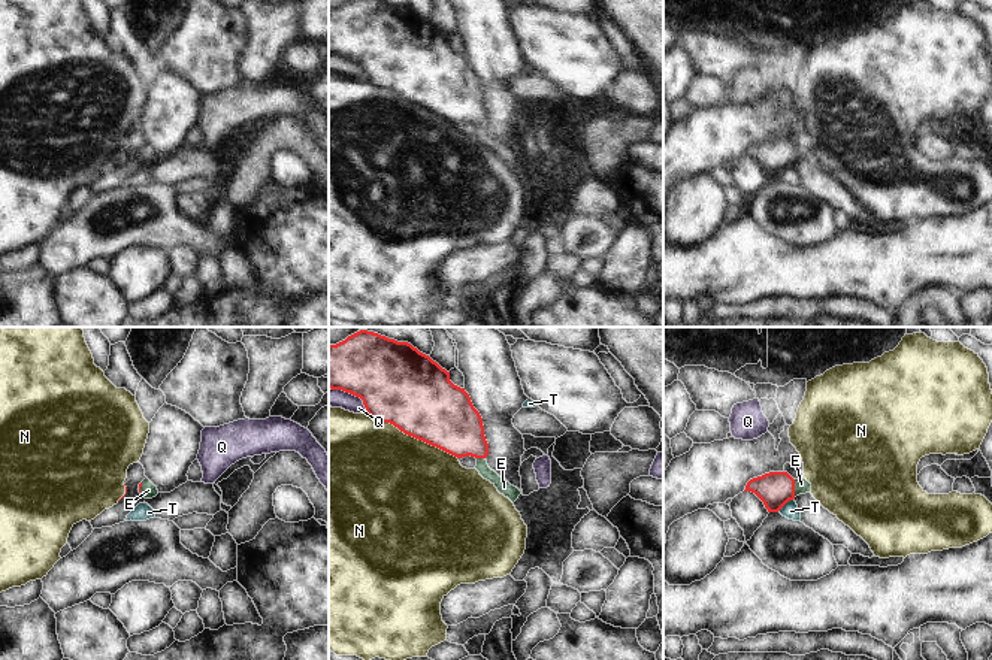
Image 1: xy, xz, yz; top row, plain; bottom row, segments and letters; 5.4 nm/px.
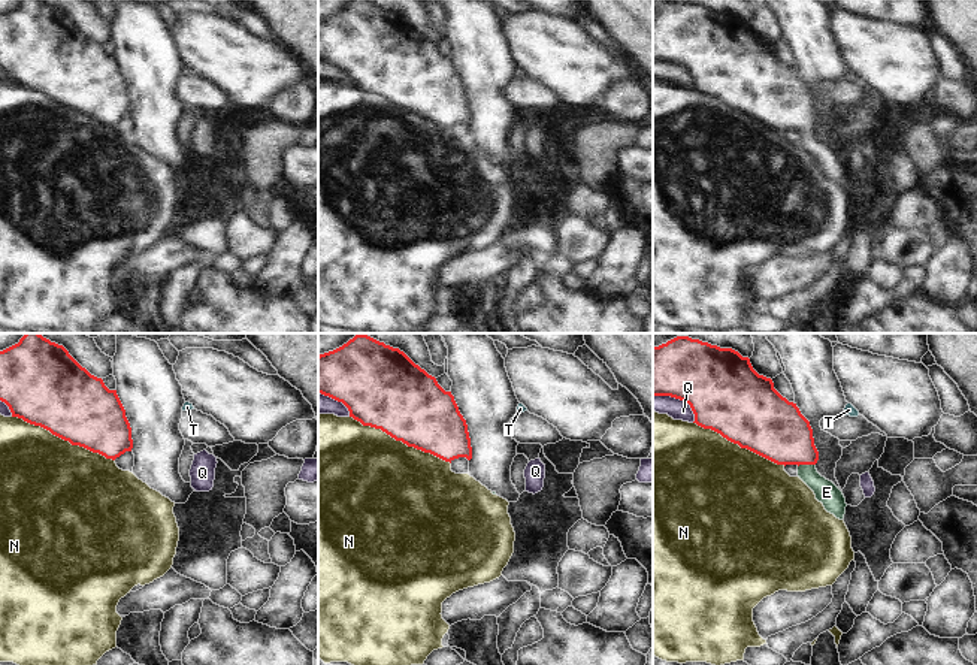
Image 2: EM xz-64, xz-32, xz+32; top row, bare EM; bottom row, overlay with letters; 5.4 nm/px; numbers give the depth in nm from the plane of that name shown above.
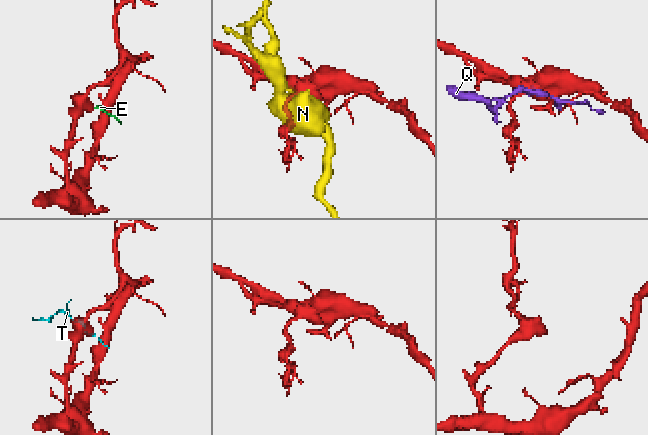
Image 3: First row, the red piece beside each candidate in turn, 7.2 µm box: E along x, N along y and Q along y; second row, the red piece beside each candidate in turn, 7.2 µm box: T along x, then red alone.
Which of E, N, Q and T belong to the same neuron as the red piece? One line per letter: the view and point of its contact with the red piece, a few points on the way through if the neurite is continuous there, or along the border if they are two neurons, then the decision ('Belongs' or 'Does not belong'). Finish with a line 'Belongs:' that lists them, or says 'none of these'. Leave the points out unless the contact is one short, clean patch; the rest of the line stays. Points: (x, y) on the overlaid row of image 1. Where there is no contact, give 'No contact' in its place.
E: Touches red at yz (794, 489). Path across: yz (776, 489), (794, 489), (801, 484). Belongs
N: Touches red at xz (413, 436). Does not belong
Q: Touches red at xz (351, 393). Does not belong
T: Touches red at yz (785, 503). Boundary: yz (792, 499), (777, 511). Does not belong
Belongs: E

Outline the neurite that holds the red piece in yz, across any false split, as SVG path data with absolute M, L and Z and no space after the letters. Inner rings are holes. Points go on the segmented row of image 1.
M769 472L747 482L744 491L754 493L768 512L778 512L789 500L811 491L804 478L793 479L787 472Z

